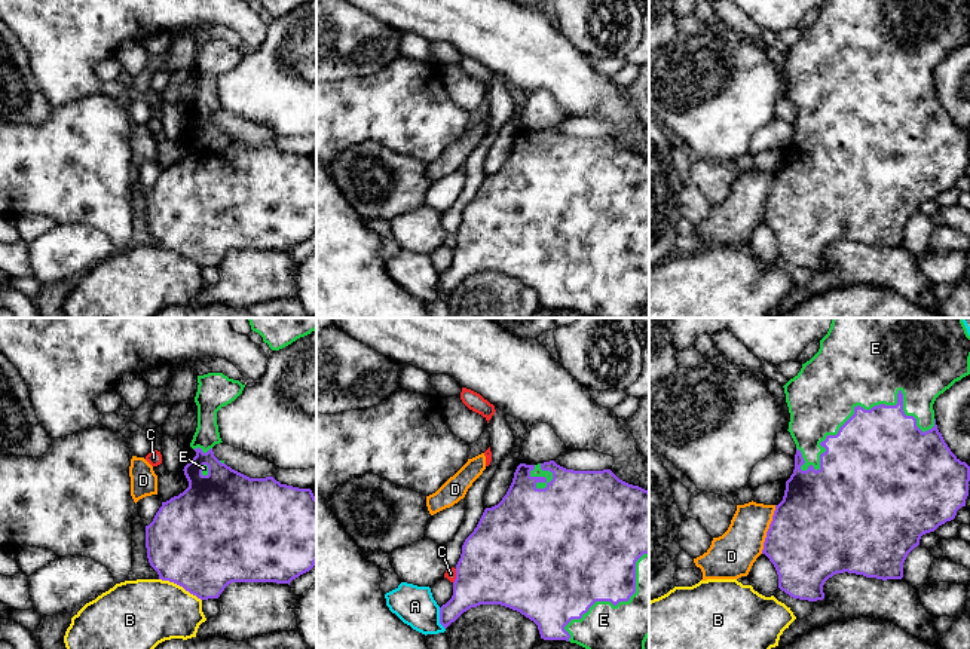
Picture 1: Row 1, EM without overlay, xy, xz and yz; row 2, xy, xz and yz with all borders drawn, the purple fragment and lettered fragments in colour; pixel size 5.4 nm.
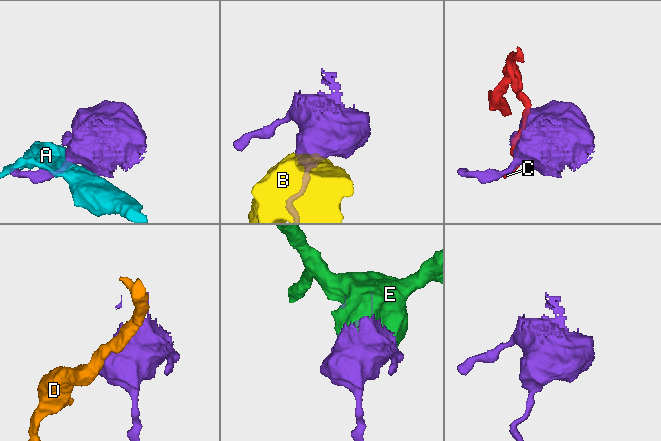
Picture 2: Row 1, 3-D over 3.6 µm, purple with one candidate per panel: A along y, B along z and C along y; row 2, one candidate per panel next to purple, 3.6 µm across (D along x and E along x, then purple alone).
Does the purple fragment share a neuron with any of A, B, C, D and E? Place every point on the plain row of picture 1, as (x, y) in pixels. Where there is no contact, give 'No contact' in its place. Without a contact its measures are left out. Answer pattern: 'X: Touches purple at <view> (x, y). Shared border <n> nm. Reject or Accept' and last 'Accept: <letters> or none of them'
A: Touches purple at xz (440, 285). Shared border 120 nm. Reject
B: Touches purple at xy (180, 253). Shared border 260 nm. Reject
C: Touches purple at xz (456, 244). Shared border 80 nm. Reject
D: Touches purple at yz (768, 196). Shared border 280 nm. Reject
E: Touches purple at yz (871, 76). Shared border 750 nm. Accept
Accept: E

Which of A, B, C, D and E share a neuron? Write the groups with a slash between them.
A / B / C / D / E

